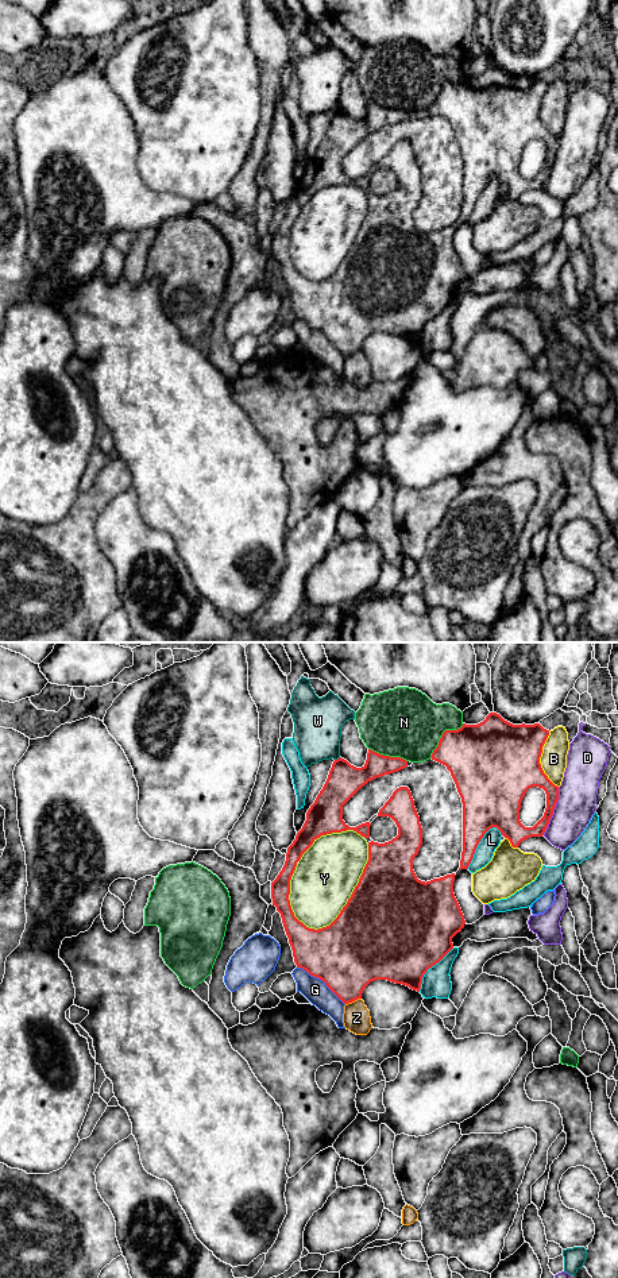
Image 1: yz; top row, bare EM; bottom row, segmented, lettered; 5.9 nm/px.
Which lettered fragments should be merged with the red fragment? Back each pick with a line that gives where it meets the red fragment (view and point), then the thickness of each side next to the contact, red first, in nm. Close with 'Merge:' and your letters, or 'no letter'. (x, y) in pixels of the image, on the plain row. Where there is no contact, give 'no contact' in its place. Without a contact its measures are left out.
Merge: no letter

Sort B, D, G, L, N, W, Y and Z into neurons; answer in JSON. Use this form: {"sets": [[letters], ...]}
{"sets": [["B"], ["D"], ["G"], ["L"], ["N"], ["W", "Y"], ["Z"]]}

